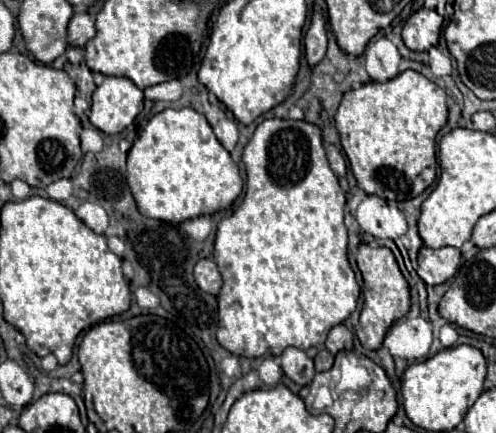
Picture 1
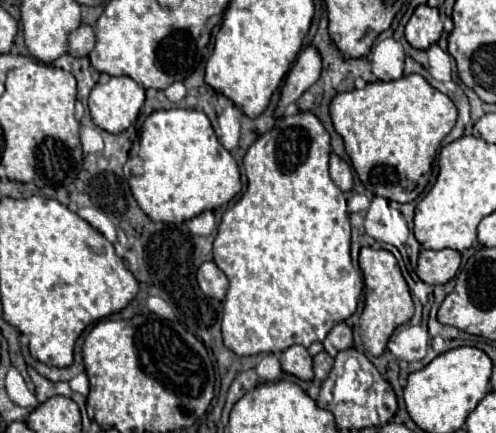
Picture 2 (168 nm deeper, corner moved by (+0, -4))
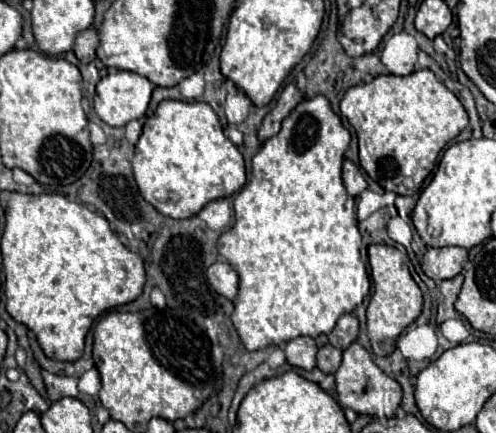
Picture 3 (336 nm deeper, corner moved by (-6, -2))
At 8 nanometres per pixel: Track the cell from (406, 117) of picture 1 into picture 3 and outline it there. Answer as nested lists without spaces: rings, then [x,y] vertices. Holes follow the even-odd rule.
[[[429,69],[405,77],[379,75],[371,83],[351,87],[341,101],[341,113],[355,127],[365,173],[397,195],[415,195],[441,149],[469,125],[461,101]]]

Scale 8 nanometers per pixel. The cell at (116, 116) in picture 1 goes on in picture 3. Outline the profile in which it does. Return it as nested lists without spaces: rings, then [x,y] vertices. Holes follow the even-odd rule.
[[[109,67],[107,75],[97,83],[93,109],[103,123],[123,127],[145,115],[153,87],[147,77]]]

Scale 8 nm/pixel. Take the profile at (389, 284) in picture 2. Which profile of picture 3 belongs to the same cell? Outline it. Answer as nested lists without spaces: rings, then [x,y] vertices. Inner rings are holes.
[[[369,245],[368,257],[375,291],[367,305],[367,333],[373,353],[379,357],[387,357],[395,351],[395,343],[401,331],[421,315],[423,295],[419,285],[413,281],[407,263],[403,261],[403,253],[397,247]]]

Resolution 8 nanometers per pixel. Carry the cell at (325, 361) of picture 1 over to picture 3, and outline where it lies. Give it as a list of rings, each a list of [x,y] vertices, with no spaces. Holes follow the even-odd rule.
[[[327,343],[317,351],[317,367],[323,373],[335,373],[339,363],[341,363],[341,349],[335,349],[333,345]]]

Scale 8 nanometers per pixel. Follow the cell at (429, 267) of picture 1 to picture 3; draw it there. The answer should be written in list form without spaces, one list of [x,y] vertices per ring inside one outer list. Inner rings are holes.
[[[441,247],[441,249],[427,249],[421,259],[421,269],[427,277],[435,281],[453,279],[467,261],[467,249],[463,247]]]

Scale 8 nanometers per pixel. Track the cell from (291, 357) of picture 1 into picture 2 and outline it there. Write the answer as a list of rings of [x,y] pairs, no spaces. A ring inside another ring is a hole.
[[[293,345],[289,349],[285,349],[279,357],[281,361],[281,369],[297,379],[303,381],[311,381],[313,379],[313,367],[311,367],[311,355],[307,353],[305,347],[301,345]]]

